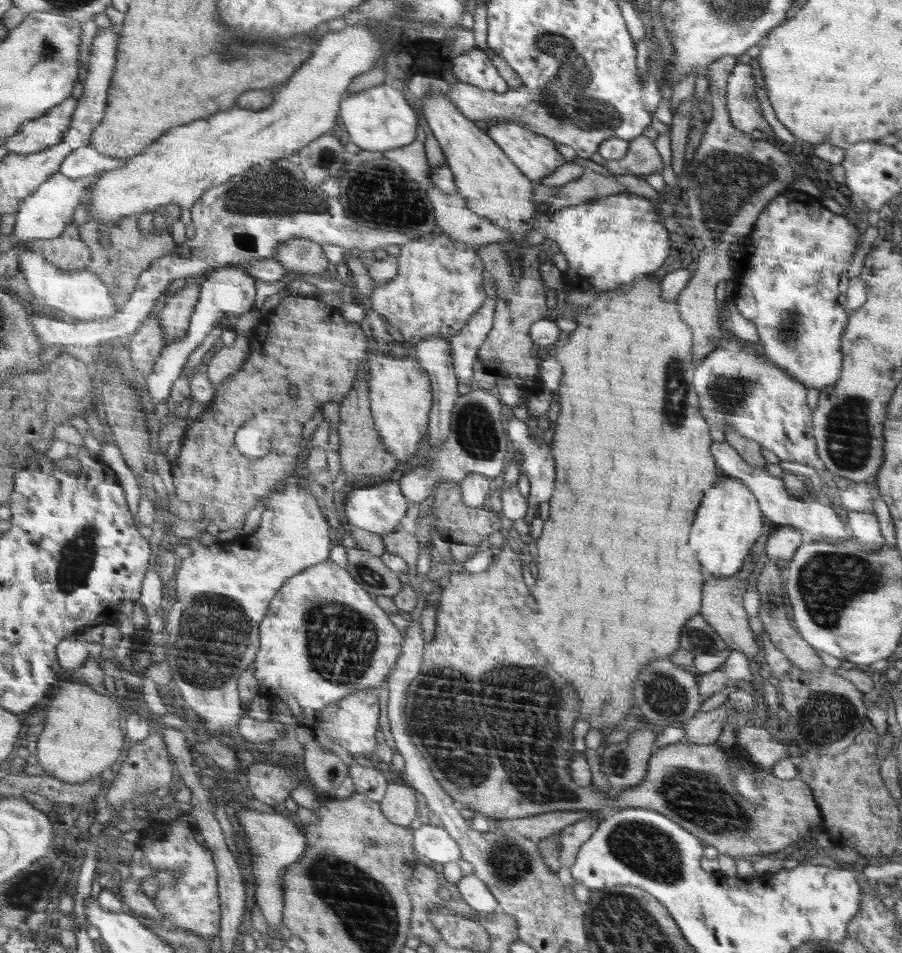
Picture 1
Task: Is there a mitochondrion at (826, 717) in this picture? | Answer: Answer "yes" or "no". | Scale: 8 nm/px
yes

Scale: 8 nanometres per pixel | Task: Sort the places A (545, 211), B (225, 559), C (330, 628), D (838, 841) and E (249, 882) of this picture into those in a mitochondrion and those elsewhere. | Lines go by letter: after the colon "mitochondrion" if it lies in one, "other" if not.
A: other
B: other
C: mitochondrion
D: other
E: other

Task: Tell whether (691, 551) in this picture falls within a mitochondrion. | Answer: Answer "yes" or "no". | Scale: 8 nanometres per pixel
no

